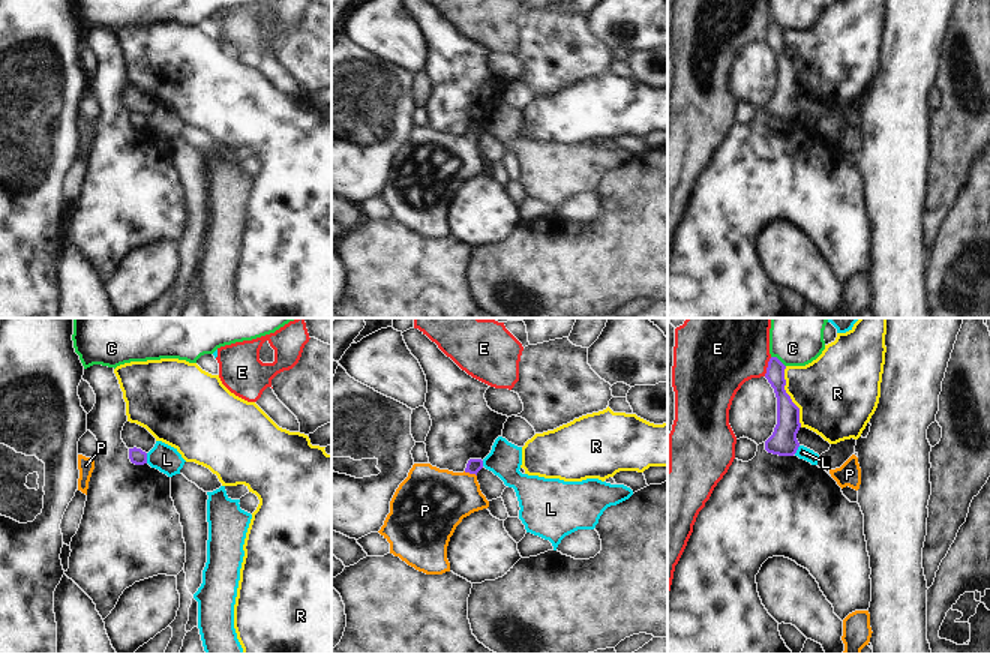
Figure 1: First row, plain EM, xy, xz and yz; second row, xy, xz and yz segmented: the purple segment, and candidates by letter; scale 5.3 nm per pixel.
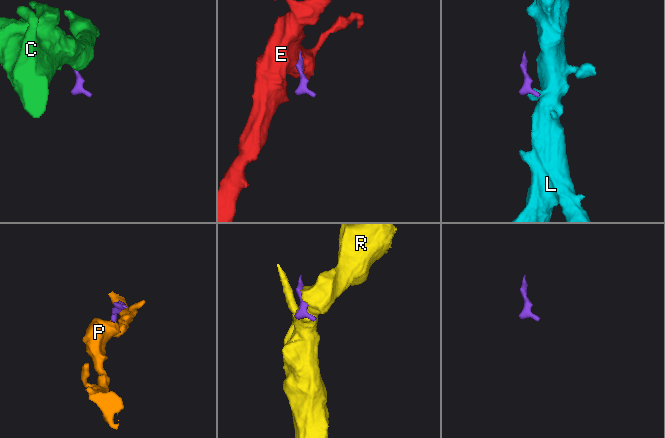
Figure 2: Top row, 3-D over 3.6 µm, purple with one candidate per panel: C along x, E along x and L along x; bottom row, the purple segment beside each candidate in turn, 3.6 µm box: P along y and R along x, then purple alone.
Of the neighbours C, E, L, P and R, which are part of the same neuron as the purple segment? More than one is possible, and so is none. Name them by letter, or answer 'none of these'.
P

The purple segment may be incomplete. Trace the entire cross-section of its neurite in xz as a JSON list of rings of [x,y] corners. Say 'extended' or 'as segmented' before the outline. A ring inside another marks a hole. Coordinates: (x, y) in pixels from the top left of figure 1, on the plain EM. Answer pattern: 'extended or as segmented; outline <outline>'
extended; outline [[[470,123],[464,136],[440,134],[430,128],[414,128],[396,153],[390,165],[390,177],[378,195],[390,207],[390,218],[426,238],[450,236],[447,210],[456,190],[471,177],[489,171],[477,146],[482,132],[482,123]]]

